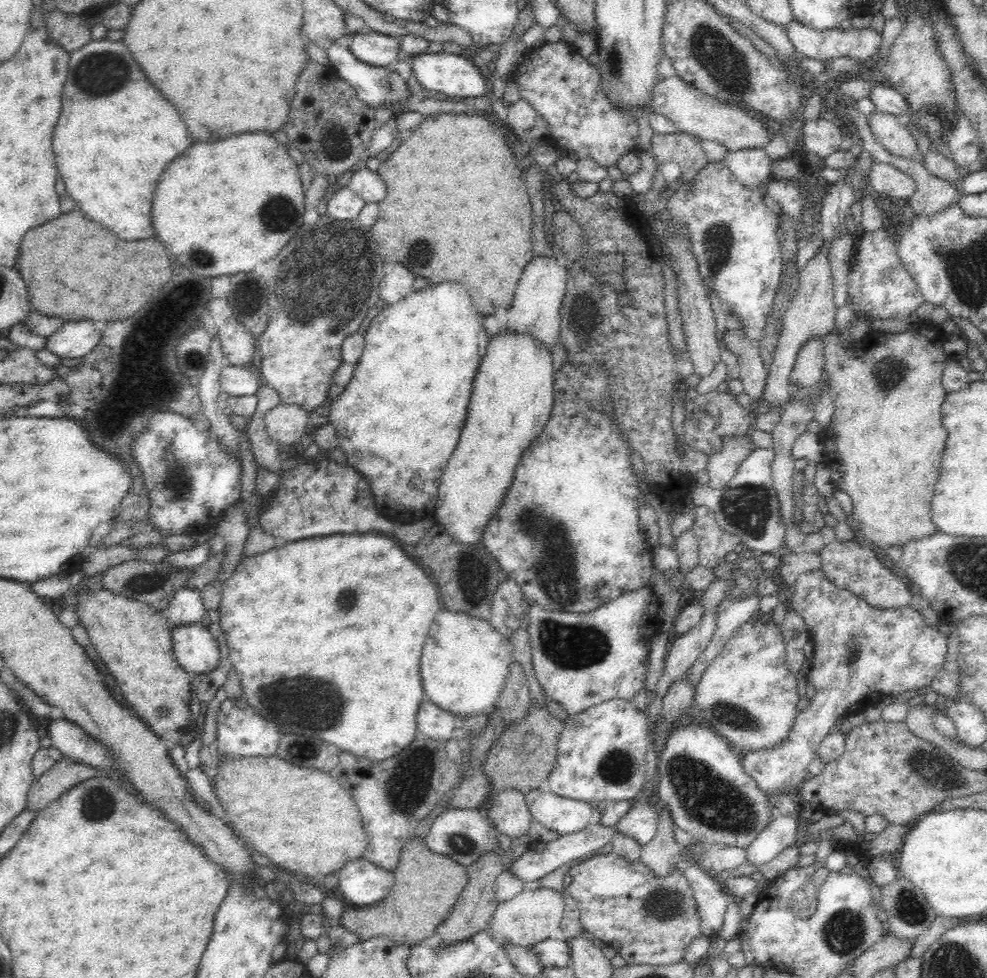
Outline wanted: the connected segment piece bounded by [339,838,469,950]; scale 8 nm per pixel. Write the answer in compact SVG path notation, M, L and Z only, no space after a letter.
M422 838L410 839L402 847L393 876L394 884L390 894L371 907L344 908L339 922L346 930L356 934L360 941L376 935L386 935L402 950L438 932L440 924L454 910L456 900L469 882L467 867L444 854L430 852Z

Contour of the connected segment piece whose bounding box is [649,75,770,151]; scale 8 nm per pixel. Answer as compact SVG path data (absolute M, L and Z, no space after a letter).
M678 76L661 79L652 90L650 110L661 114L674 122L681 132L697 136L698 138L715 140L726 146L729 151L745 148L765 148L770 141L770 134L764 129L766 121L737 104L716 100L707 94L698 92L686 84Z

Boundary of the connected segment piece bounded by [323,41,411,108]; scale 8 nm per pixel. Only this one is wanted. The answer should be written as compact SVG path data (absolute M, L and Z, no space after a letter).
M335 41L329 48L323 51L325 52L325 58L328 59L327 67L334 69L334 72L342 78L342 80L345 80L351 87L354 87L358 93L358 97L368 103L368 105L377 108L378 105L386 102L388 105L398 107L408 99L411 99L404 75L402 76L396 73L394 66L382 67L366 65L366 63L358 61L350 52L350 49L340 45L338 41Z

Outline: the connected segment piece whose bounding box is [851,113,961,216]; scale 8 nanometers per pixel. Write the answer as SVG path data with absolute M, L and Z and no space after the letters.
M862 113L860 118L852 118L853 129L858 130L861 137L863 138L863 150L870 152L872 160L874 163L888 163L892 166L902 170L912 177L916 181L916 192L912 194L912 198L909 198L908 203L912 212L914 214L919 214L919 216L934 216L942 210L946 210L948 206L952 206L954 202L957 202L957 198L960 195L960 189L957 189L956 186L952 186L949 182L942 180L941 178L936 178L932 176L924 166L924 163L921 158L908 159L896 156L888 152L879 142L876 142L874 135L871 134L870 127L867 125L867 117Z

